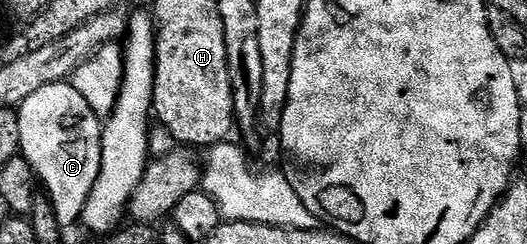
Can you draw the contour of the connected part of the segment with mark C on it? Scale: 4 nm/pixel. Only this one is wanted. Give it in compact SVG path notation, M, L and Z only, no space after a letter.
M68 81L42 86L18 107L20 154L32 166L61 228L81 222L90 189L94 189L102 167L103 132L102 120Z

